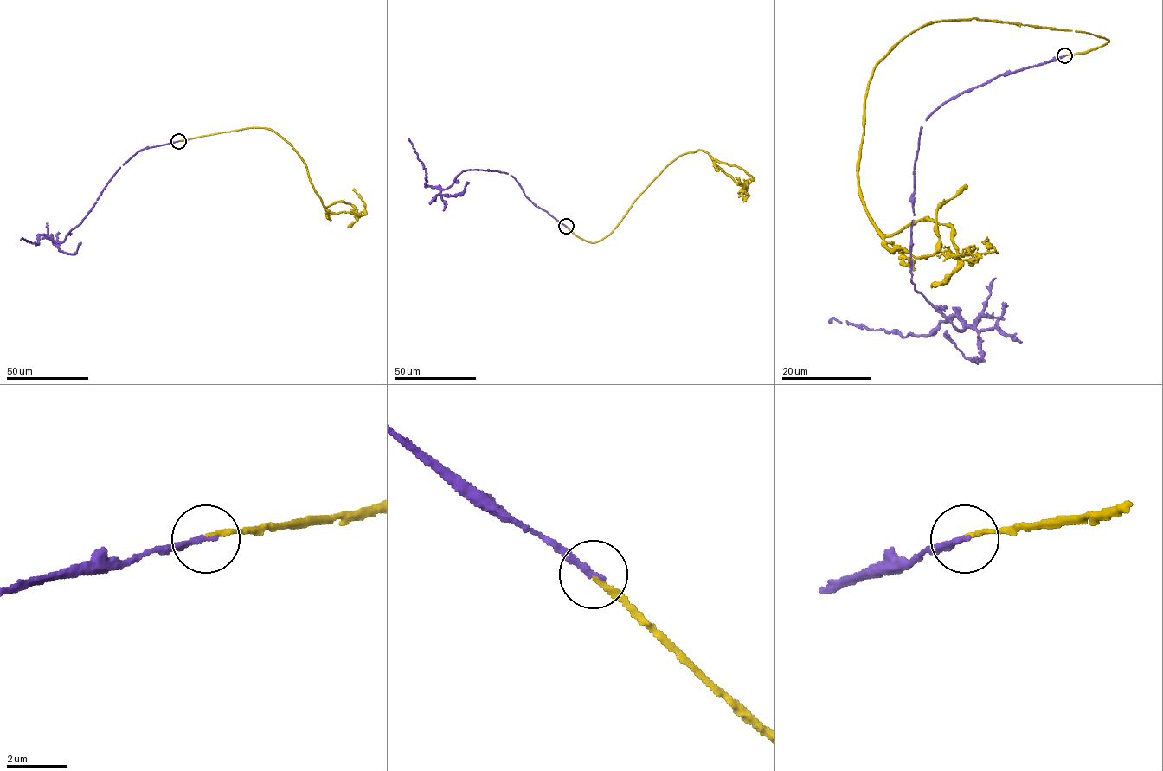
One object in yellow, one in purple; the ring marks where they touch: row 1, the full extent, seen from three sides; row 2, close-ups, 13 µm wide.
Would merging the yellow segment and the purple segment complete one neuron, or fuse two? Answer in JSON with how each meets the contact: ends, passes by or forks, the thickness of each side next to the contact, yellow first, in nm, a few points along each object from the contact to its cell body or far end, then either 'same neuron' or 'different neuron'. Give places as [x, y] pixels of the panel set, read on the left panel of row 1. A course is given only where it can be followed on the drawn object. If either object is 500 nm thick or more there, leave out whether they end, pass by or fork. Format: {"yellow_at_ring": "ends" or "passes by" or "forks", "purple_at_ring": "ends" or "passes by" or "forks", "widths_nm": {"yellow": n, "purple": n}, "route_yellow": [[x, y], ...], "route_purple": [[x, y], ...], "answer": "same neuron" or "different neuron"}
{"yellow_at_ring": "ends", "purple_at_ring": "ends", "widths_nm": {"yellow": 160, "purple": 190}, "route_yellow": [[178, 141], [269, 128], [305, 163], [327, 209], [364, 215], [364, 202], [353, 189]], "route_purple": [[178, 141], [146, 147], [123, 164], [63, 240], [54, 241], [45, 234], [35, 245], [20, 240]], "answer": "same neuron"}

